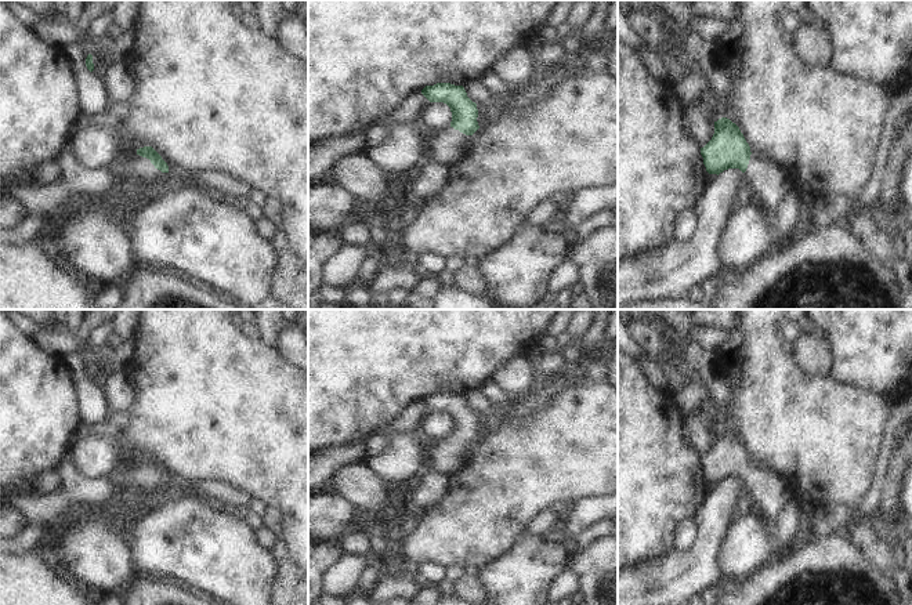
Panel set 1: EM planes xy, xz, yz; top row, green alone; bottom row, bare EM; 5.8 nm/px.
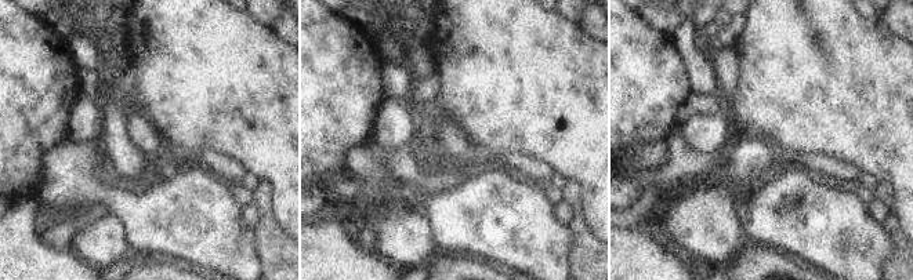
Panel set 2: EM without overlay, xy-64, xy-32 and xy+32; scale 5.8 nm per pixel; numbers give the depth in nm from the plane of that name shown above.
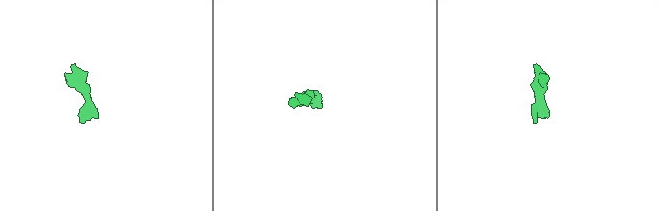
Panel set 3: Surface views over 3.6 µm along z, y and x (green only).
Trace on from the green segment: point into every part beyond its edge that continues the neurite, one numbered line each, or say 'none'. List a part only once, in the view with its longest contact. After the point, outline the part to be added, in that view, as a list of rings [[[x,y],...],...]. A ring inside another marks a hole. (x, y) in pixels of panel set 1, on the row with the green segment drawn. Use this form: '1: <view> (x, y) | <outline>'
1: xy (137, 171) | [[[137,155],[135,159],[130,159],[123,166],[123,180],[119,181],[122,192],[131,192],[135,186],[142,186],[158,175],[163,175],[149,159]]]

